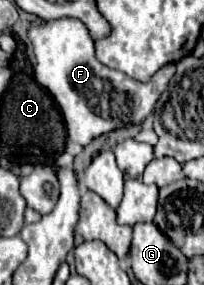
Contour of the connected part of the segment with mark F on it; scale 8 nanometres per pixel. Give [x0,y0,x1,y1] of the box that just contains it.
[29,17,175,147]

